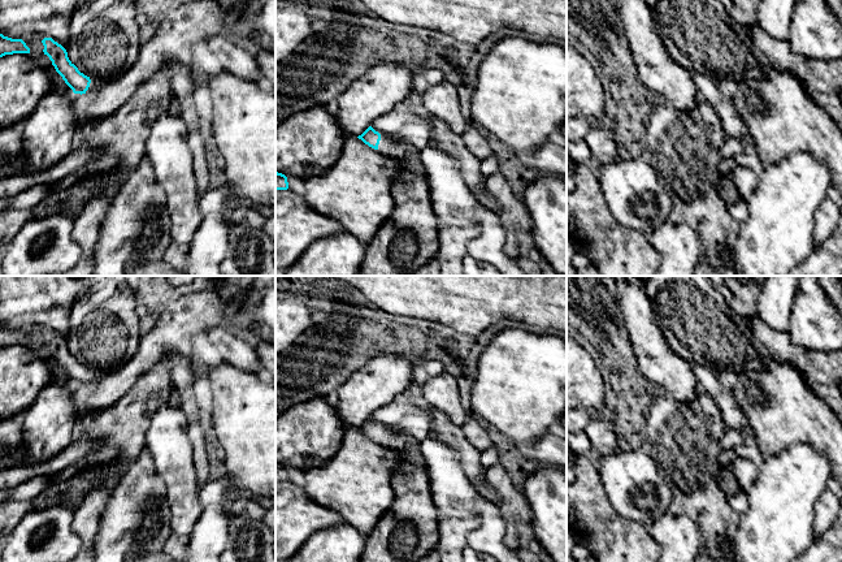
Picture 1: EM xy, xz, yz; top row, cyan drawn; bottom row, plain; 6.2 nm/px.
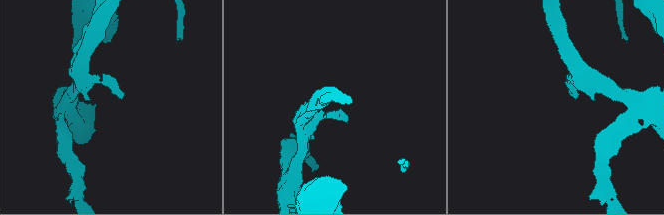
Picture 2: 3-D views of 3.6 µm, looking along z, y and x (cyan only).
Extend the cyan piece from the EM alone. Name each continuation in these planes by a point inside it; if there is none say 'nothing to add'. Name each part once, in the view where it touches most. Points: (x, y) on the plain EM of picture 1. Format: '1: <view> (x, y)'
1: xz (387, 437)

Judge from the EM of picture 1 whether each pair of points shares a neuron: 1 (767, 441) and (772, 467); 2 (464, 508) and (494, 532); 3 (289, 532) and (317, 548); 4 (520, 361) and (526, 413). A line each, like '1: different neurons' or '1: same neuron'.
1: different neurons
2: same neuron
3: different neurons
4: same neuron

